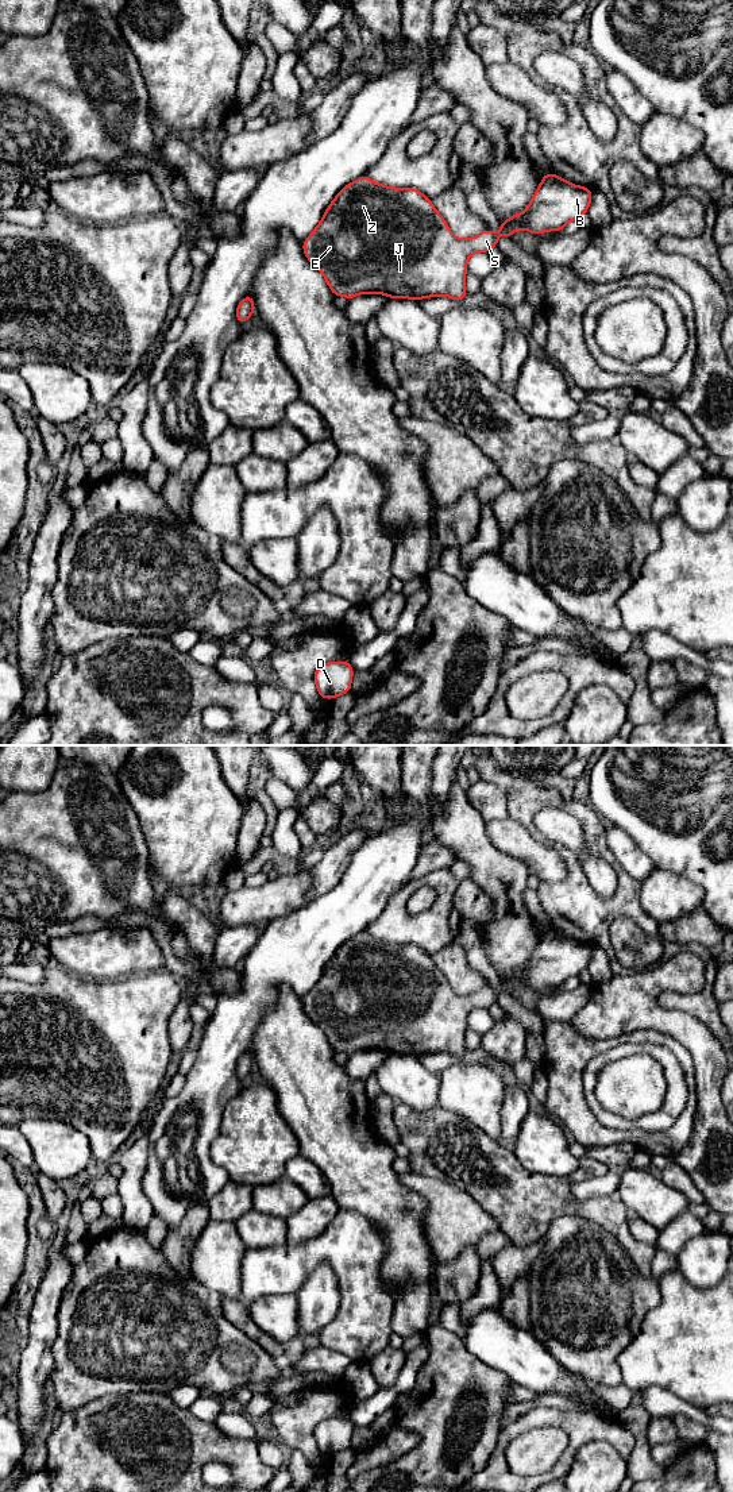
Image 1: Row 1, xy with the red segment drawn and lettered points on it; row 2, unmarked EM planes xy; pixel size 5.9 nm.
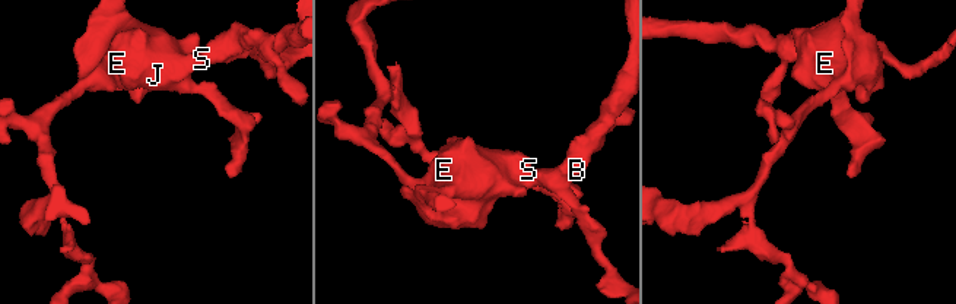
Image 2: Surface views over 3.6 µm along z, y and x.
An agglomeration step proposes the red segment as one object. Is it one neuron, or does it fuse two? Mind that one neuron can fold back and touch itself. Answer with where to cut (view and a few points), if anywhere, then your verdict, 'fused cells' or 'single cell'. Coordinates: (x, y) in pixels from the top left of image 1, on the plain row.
no cut; single cell

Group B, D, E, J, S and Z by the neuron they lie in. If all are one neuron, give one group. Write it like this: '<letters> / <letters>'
B D E J S Z

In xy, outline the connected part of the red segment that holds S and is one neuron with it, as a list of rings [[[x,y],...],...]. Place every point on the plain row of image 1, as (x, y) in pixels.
[[[549,928],[524,969],[516,969],[508,978],[499,976],[501,988],[486,984],[477,992],[459,995],[424,949],[413,944],[385,942],[363,930],[336,951],[324,974],[302,998],[302,1005],[335,1052],[351,1056],[358,1050],[377,1049],[417,1057],[445,1052],[460,1057],[467,1053],[464,1034],[472,1010],[489,1009],[501,991],[512,995],[516,986],[528,986],[533,991],[563,987],[568,978],[587,969],[591,955],[593,947]]]

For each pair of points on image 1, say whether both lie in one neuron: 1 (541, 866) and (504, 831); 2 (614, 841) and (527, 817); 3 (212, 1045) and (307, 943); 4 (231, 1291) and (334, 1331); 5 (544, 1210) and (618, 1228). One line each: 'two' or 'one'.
1: one
2: two
3: one
4: two
5: one

